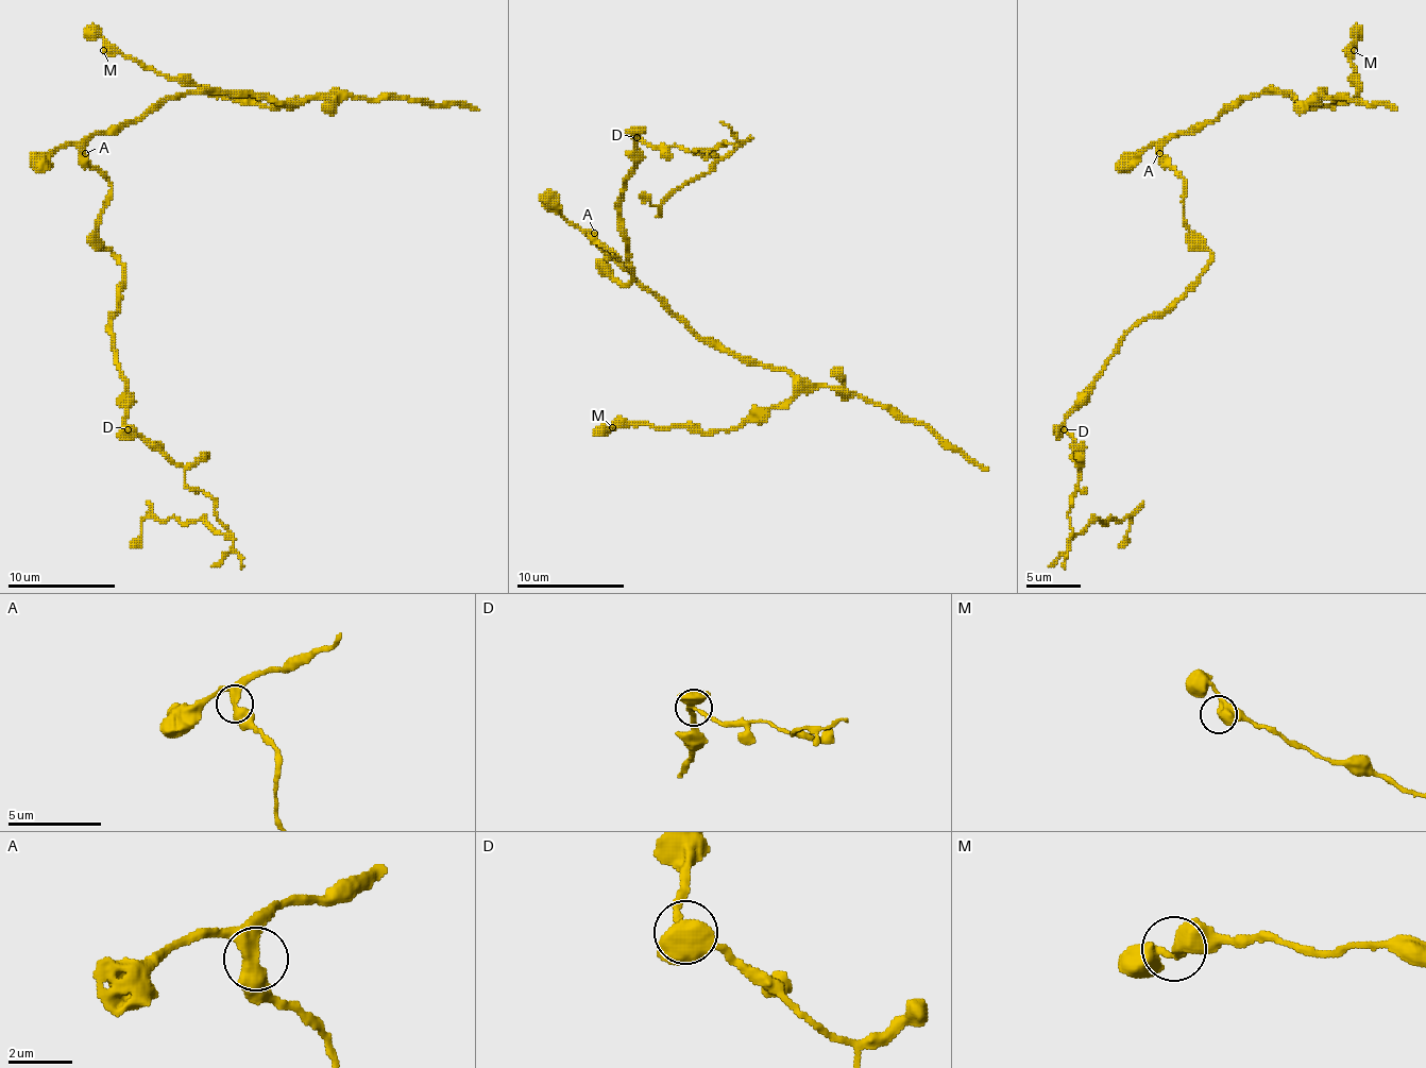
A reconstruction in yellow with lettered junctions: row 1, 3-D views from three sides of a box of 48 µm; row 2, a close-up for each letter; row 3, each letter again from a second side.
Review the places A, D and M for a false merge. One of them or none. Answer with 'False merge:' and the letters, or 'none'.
False merge: D

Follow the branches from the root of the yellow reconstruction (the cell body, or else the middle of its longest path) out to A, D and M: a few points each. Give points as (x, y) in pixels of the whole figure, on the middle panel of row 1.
A: (612, 257), (621, 257), (610, 252), (594, 233)
D: (612, 257), (607, 270), (626, 284), (631, 263), (621, 192), (634, 168), (637, 138)
M: (612, 257), (621, 257), (594, 235), (701, 338), (794, 378), (788, 400), (756, 408), (729, 429), (612, 427)

